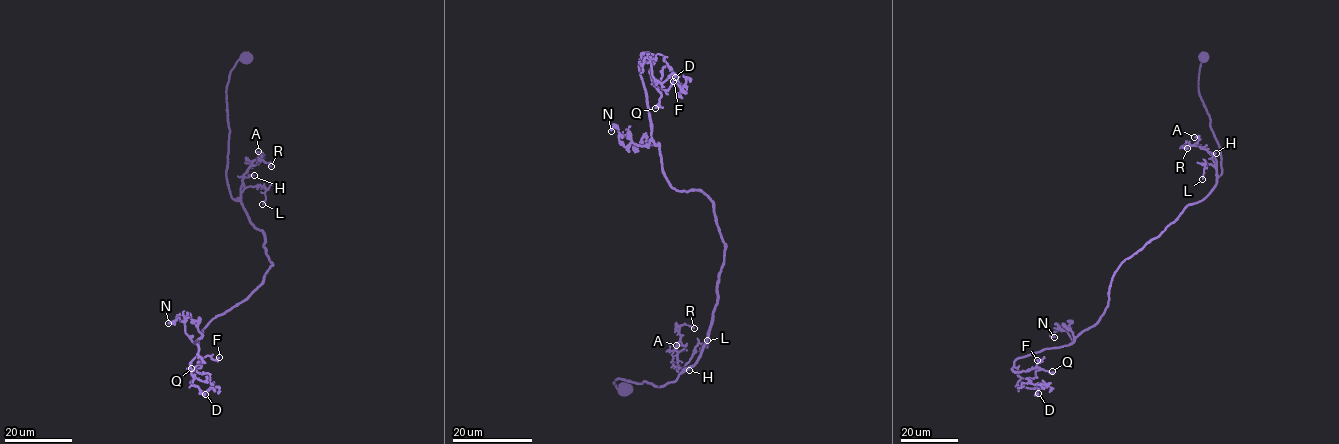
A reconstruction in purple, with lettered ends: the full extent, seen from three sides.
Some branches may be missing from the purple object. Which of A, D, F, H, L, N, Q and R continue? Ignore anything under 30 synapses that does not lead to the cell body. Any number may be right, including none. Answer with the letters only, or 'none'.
none

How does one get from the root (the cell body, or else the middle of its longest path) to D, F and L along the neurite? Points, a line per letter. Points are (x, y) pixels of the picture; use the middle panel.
D: (623, 389), (619, 377), (660, 387), (697, 361), (718, 298), (713, 203), (668, 181), (639, 58), (675, 77)
F: (623, 389), (697, 361), (718, 298), (713, 203), (668, 181), (642, 54), (653, 85), (673, 81)
L: (623, 389), (614, 384), (619, 377), (658, 387), (675, 381), (694, 347), (707, 340)

